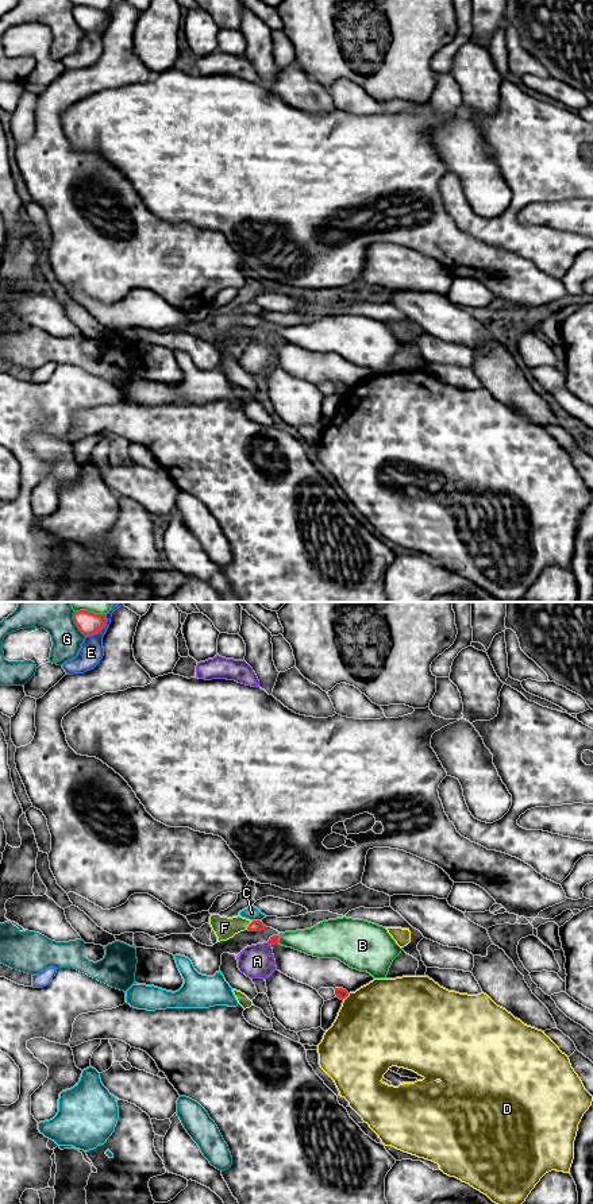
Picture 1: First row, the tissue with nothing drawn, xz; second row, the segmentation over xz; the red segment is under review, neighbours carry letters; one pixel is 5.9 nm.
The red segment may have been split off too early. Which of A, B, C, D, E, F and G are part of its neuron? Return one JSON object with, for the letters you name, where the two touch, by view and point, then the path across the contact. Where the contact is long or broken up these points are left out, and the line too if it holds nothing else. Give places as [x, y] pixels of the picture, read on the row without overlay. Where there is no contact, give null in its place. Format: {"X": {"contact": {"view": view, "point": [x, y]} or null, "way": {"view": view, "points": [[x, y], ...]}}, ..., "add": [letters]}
{"F": {"contact": {"view": "xz", "point": [249, 320]}, "way": {"view": "xz", "points": [[255, 320], [249, 320], [224, 323]]}}, "add": ["F"]}

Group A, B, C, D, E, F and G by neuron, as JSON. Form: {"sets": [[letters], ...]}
{"sets": [["A"], ["B"], ["C"], ["D"], ["E"], ["F"], ["G"]]}

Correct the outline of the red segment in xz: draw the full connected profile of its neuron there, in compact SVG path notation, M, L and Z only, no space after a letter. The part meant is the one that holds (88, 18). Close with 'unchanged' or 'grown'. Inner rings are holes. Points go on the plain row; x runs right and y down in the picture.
M80 5L73 8L73 16L84 31L91 31L105 22L107 13L105 9L95 9L88 5Z; unchanged

